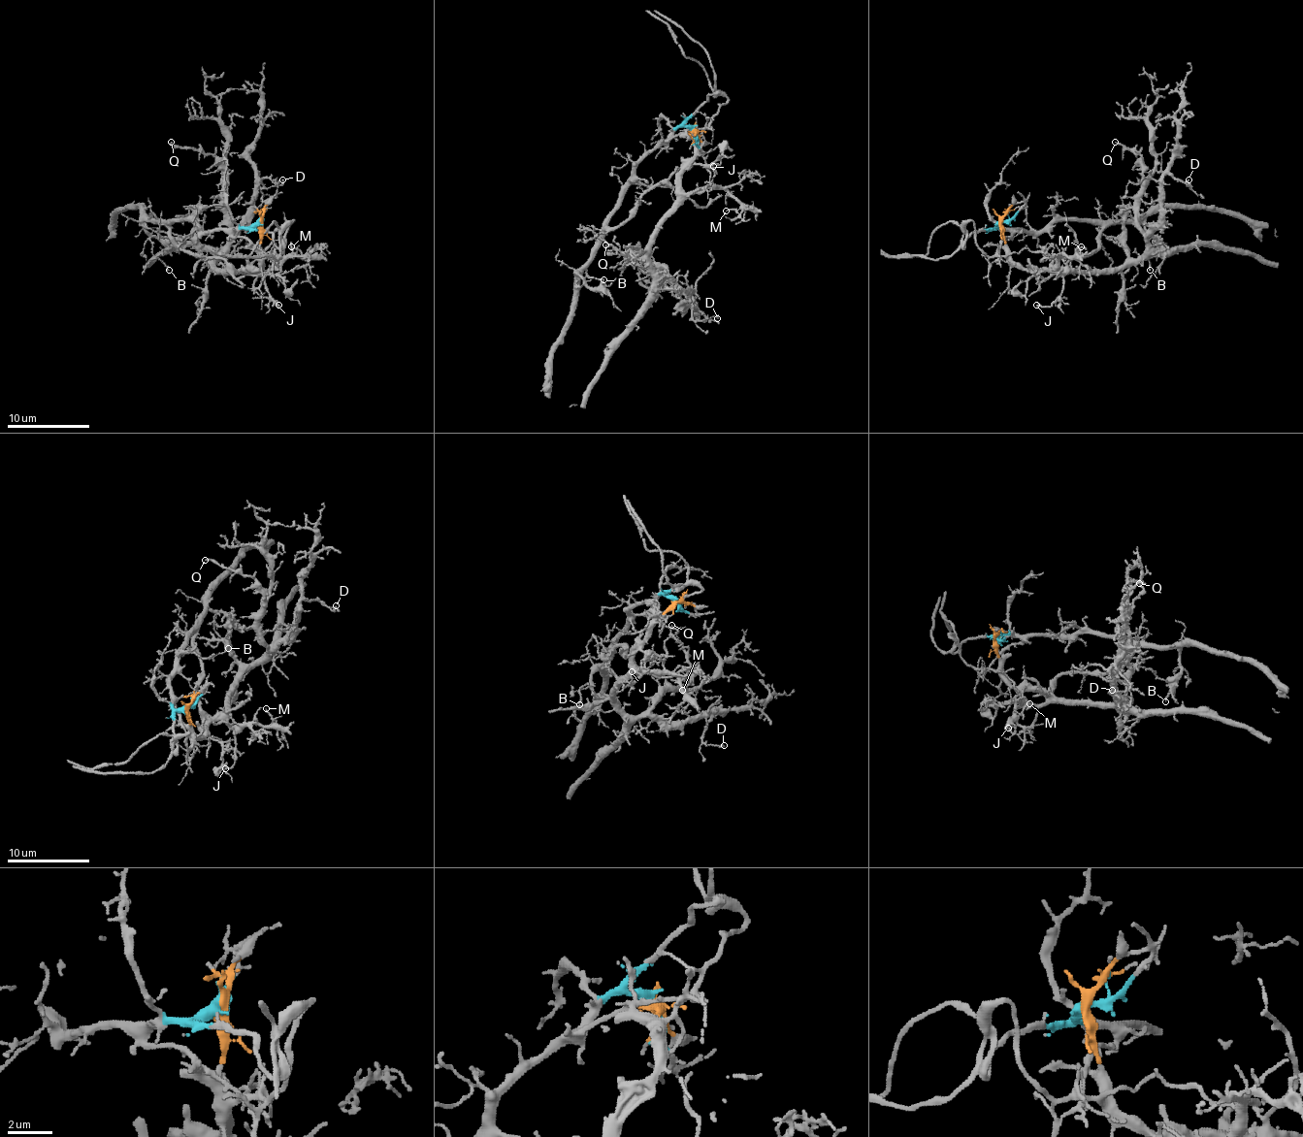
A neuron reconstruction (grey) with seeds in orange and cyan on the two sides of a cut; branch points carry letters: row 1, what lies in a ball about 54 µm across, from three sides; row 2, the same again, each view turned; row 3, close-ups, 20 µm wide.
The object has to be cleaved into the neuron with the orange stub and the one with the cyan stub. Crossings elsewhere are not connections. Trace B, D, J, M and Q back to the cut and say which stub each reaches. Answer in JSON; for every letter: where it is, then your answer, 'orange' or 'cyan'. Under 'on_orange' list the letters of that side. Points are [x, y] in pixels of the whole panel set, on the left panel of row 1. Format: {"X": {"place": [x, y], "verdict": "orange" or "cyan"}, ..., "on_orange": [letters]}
{"B": {"place": [169, 270], "verdict": "cyan"}, "D": {"place": [282, 179], "verdict": "orange"}, "J": {"place": [278, 305], "verdict": "orange"}, "M": {"place": [291, 246], "verdict": "orange"}, "Q": {"place": [171, 142], "verdict": "orange"}, "on_orange": ["D", "J", "M", "Q"]}

